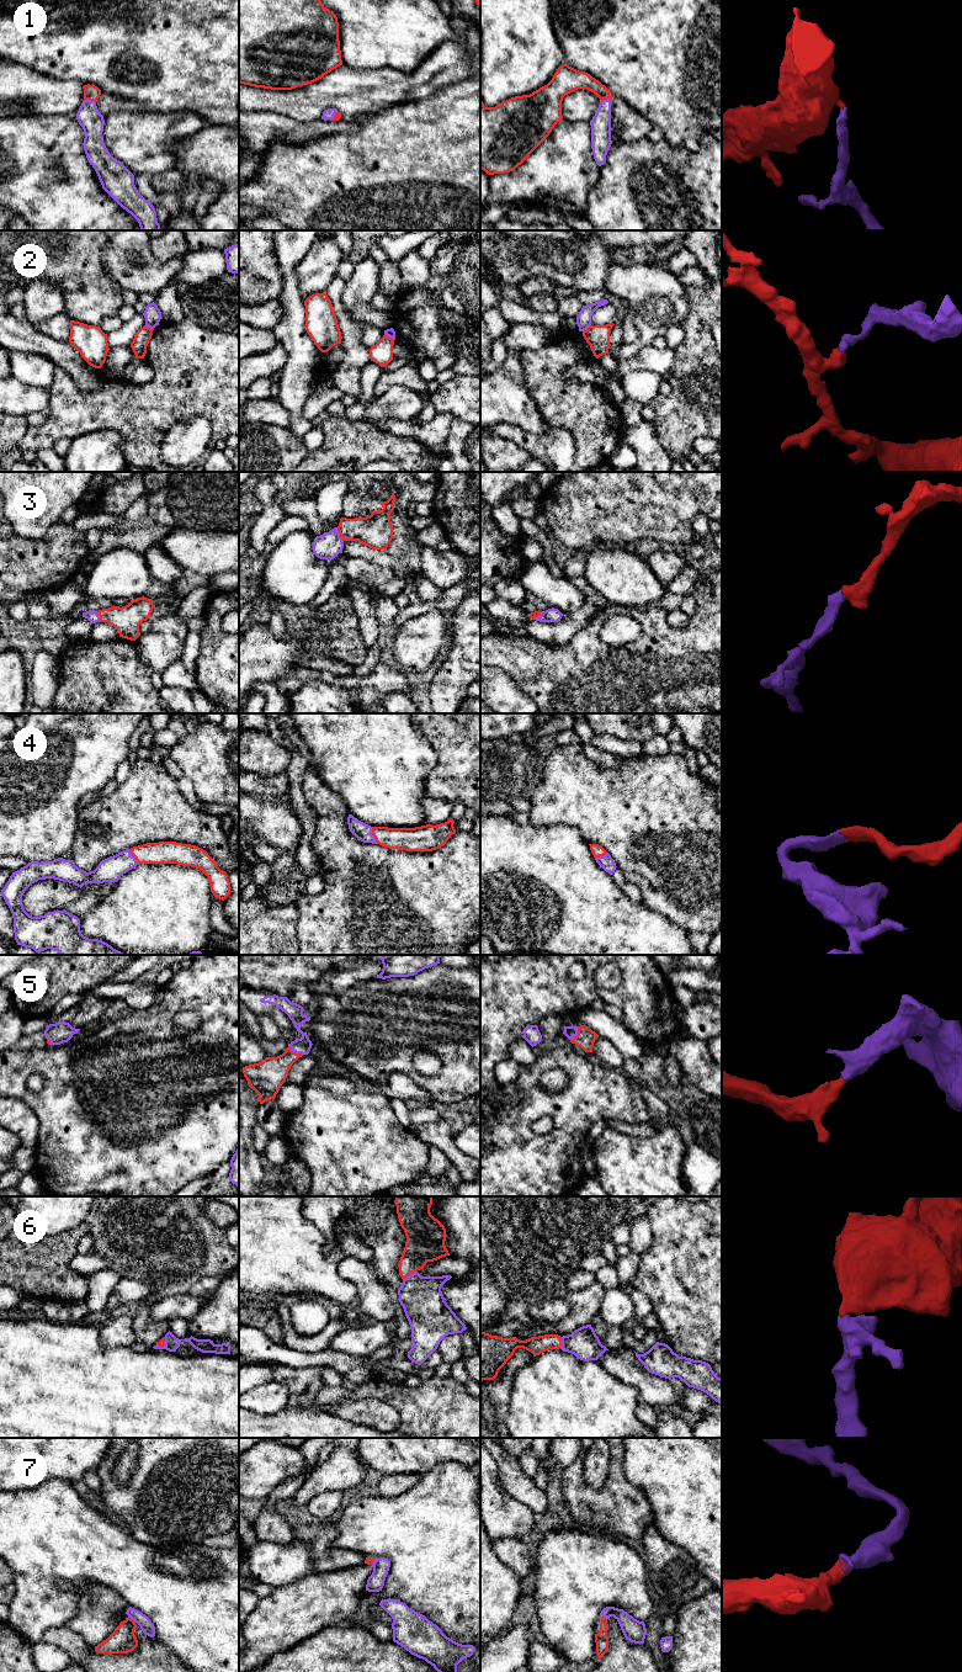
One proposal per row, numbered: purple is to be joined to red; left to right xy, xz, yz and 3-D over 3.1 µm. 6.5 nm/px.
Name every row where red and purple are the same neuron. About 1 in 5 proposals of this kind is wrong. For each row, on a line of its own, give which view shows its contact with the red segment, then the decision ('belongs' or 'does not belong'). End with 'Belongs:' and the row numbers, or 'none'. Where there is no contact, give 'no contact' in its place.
1: xy | belongs
2: xy | does not belong
3: xz | belongs
4: xz | belongs
5: xz | belongs
6: xz | belongs
7: xy | belongs
Belongs: 1, 3, 4, 5, 6, 7

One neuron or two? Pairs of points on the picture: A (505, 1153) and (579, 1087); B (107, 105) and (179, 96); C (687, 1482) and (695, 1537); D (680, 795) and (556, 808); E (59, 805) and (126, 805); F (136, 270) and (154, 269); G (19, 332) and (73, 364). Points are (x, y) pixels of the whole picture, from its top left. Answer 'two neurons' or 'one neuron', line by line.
A: one neuron
B: two neurons
C: one neuron
D: one neuron
E: two neurons
F: one neuron
G: one neuron

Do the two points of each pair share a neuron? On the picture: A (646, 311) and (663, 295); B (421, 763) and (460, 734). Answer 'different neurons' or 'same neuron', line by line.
A: same neuron
B: different neurons

